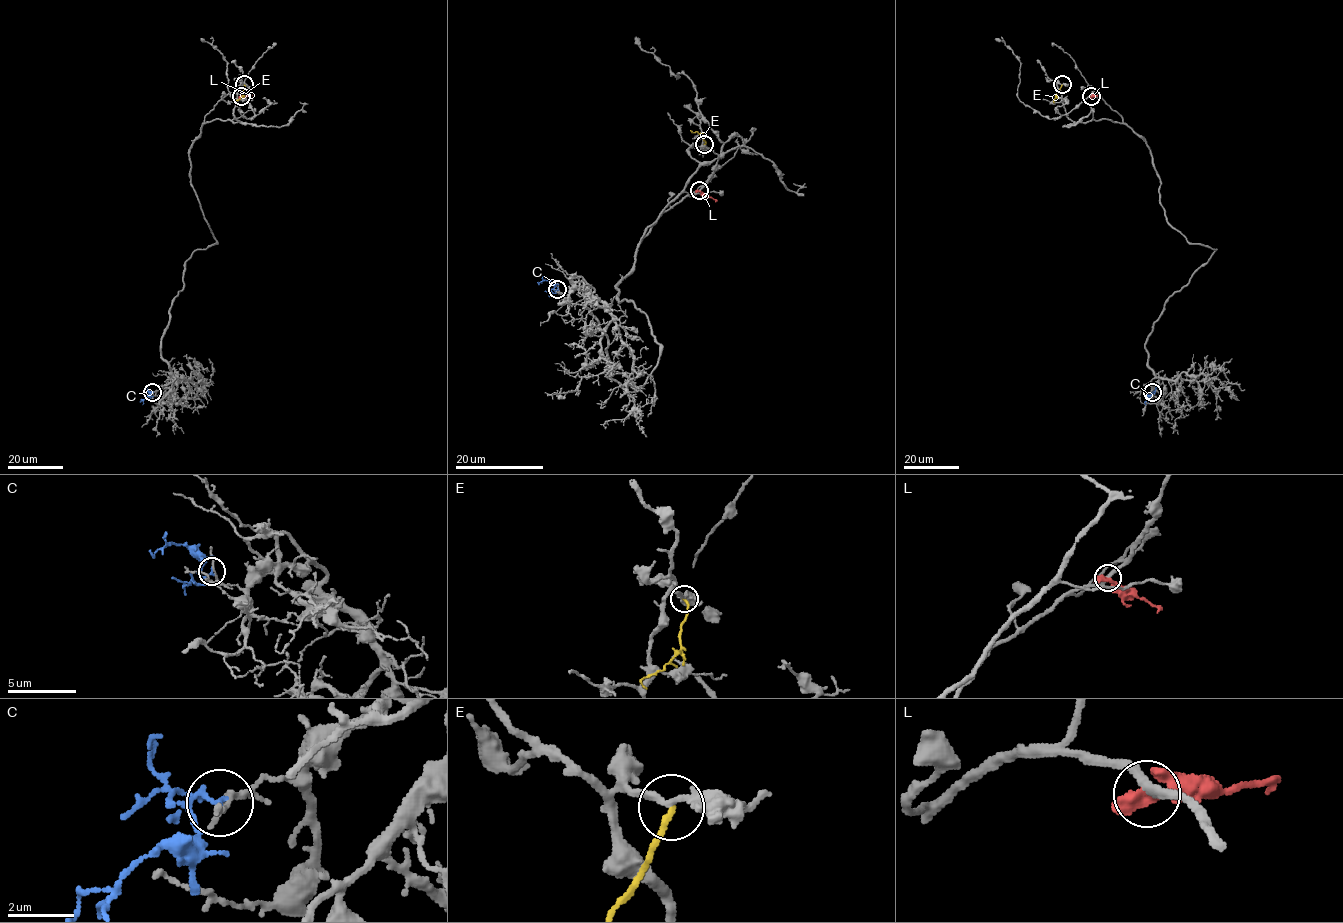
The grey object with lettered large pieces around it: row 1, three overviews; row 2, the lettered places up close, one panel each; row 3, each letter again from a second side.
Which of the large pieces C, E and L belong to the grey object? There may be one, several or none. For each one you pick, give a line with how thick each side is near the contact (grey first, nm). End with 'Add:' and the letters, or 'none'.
Add: none

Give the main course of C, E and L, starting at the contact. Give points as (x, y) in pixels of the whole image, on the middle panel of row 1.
C: (557, 289), (548, 280), (539, 285), (537, 281)
E: (704, 144), (701, 134), (692, 132)
L: (699, 190), (717, 201)

